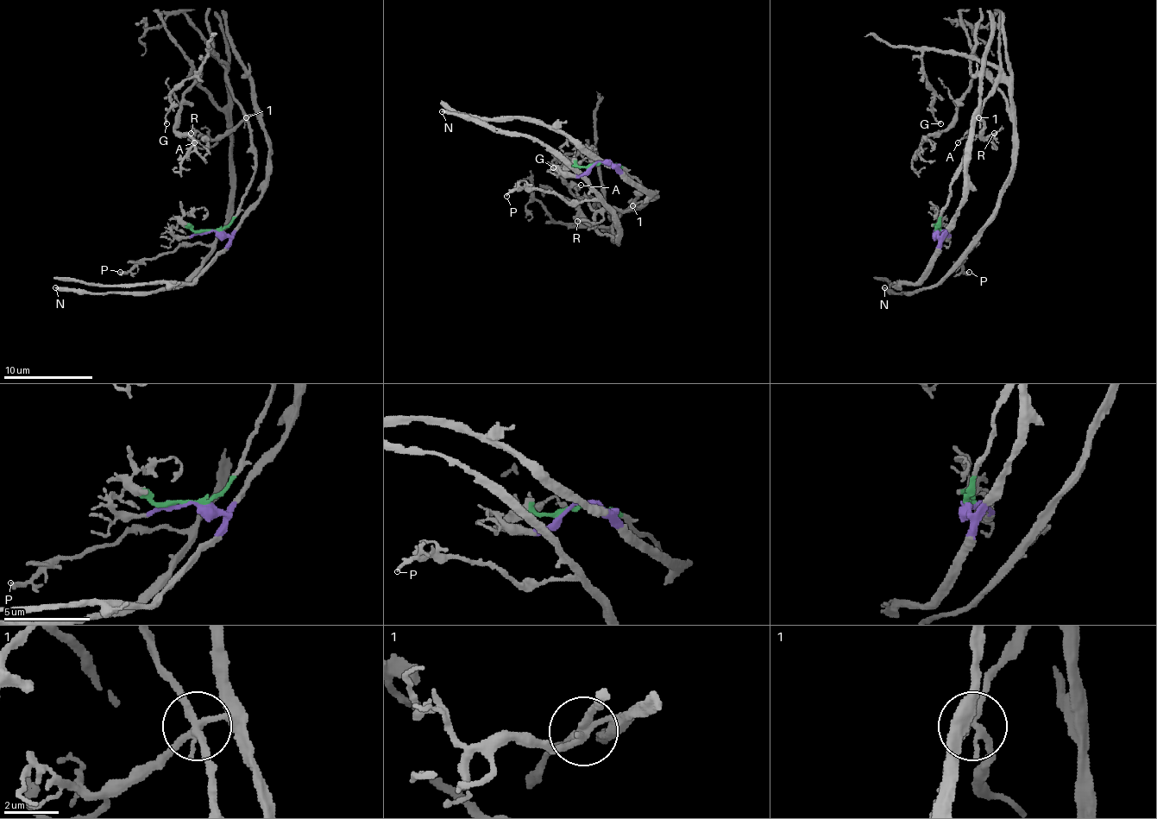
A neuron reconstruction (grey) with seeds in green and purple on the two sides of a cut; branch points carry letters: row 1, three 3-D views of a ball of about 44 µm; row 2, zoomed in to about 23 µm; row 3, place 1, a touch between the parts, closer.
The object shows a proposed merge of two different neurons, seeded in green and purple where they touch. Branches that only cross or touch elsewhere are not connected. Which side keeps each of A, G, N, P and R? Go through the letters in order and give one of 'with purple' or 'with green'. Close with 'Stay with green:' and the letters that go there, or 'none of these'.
A: with purple
G: with green
N: with green
P: with green
R: with purple
Stay with green: G, N, P

